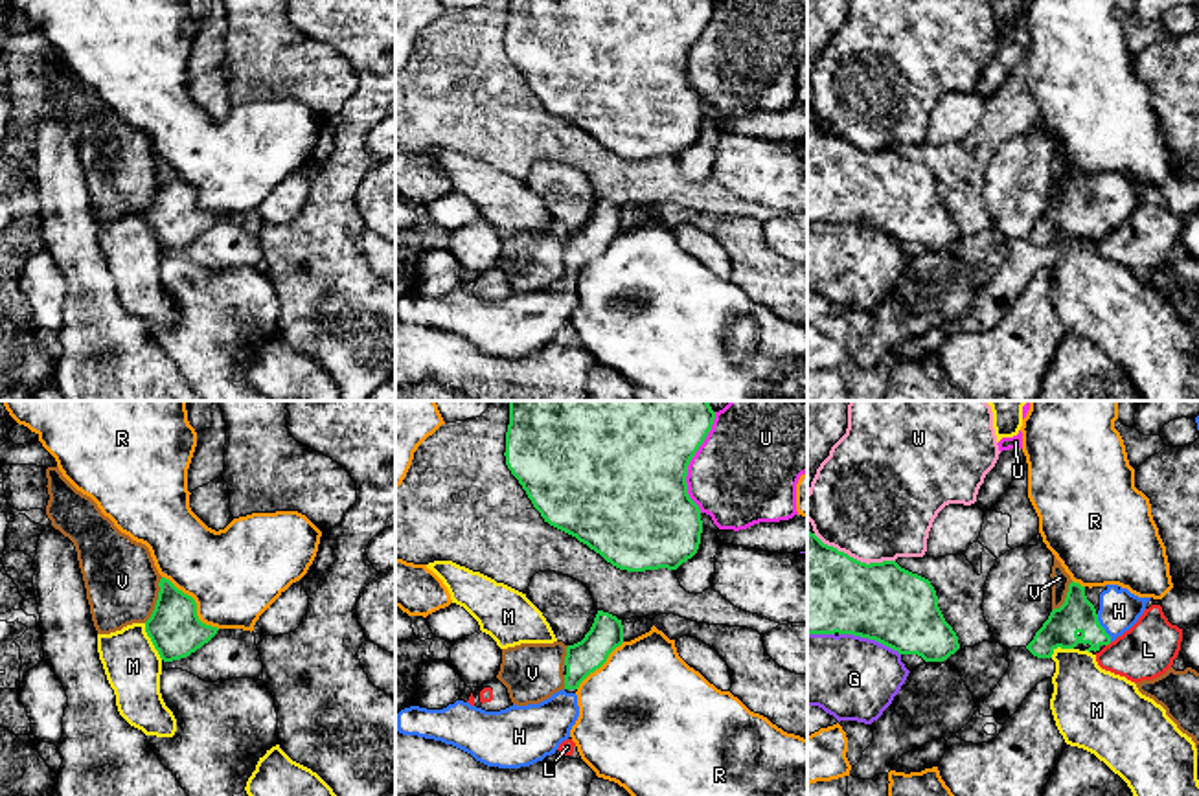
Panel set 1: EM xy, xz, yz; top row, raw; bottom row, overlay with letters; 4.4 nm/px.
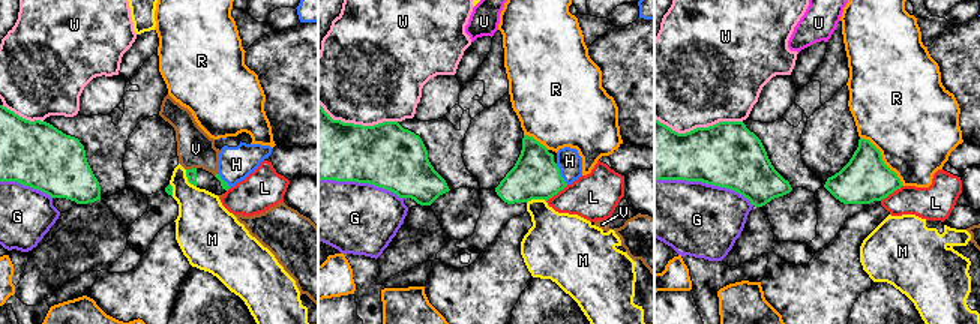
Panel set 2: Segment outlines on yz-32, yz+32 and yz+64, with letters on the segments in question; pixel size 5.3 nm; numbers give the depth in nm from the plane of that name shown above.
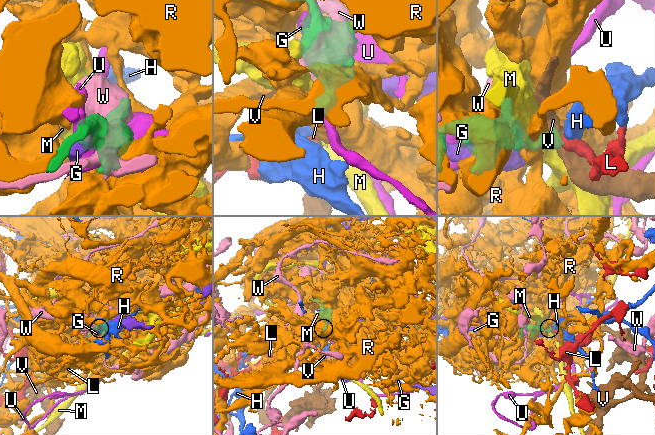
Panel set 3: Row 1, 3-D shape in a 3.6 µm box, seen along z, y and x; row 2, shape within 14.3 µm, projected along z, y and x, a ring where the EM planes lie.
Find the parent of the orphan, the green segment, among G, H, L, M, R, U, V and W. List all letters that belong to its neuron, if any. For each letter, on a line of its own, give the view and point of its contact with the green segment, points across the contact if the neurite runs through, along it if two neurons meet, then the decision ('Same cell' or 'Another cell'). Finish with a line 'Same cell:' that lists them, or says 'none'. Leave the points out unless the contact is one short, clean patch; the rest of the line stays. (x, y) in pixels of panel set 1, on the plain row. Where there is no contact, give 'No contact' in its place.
G: Touches green at yz (870, 227). Another cell
H: Touches green at yz (1102, 216). Path across: yz (1076, 203), (1093, 216), (1102, 216), (1119, 199). Same cell
L: Touches green at yz (1107, 232). Boundary: yz (1111, 230), (1106, 234). Another cell
M: Touches green at xy (151, 228). Boundary: xy (144, 212), (146, 223), (162, 247). Another cell
R: Touches green at xy (195, 192). Another cell
U: Touches green at xz (690, 48). Another cell
V: Touches green at xy (157, 188). Boundary: xy (162, 166), (155, 197), (144, 210). Another cell
W: Touches green at yz (852, 146). Another cell
Same cell: H

